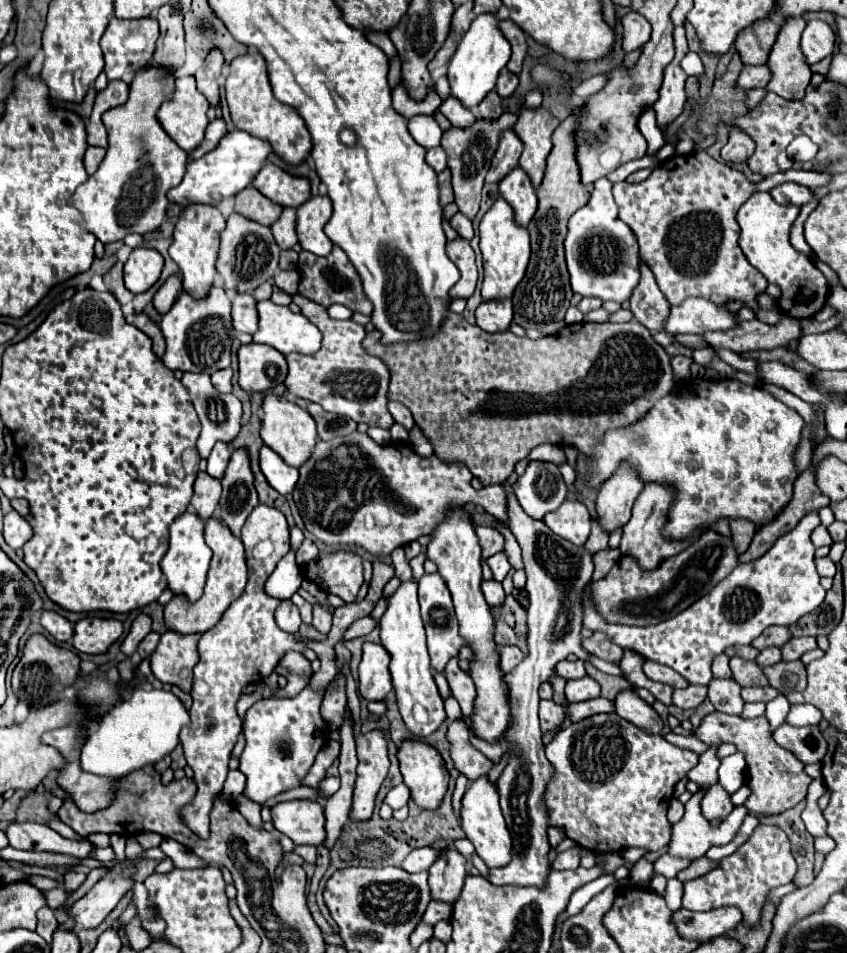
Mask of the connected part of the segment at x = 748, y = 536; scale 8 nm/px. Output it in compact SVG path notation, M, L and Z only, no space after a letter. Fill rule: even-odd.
M730 522L730 530L732 530L732 540L734 540L734 548L738 554L744 554L752 542L752 536L756 532L756 526L752 526L752 522Z

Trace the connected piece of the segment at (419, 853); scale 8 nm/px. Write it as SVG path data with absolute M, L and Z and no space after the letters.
M428 846L416 848L416 850L412 850L406 856L406 860L402 862L400 868L406 870L406 872L410 872L410 874L414 874L414 872L420 872L420 870L428 870L436 858L438 858L438 852L436 850L432 850Z

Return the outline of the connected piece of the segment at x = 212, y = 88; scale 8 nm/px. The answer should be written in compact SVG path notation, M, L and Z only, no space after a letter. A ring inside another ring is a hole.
M212 50L206 60L204 66L200 66L194 74L198 90L208 98L210 106L216 106L220 102L220 92L218 92L218 78L224 66L224 58L220 54L220 50Z

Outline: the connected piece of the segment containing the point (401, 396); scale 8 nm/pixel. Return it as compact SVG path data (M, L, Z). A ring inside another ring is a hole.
M448 312L446 318L442 320L442 326L440 330L430 336L430 338L422 338L422 340L416 340L416 342L396 342L396 344L382 344L380 342L382 334L378 330L372 330L366 334L364 338L364 348L368 350L368 354L372 356L378 356L382 358L390 372L392 372L392 378L390 378L390 390L388 390L388 398L390 400L396 400L396 402L402 402L414 416L414 422L422 428L424 436L430 440L432 448L434 448L434 454L444 460L444 462L454 462L454 460L460 460L468 466L468 470L484 484L484 486L490 486L490 484L500 484L504 482L512 472L514 472L514 466L516 462L524 460L532 448L540 446L540 444L556 444L556 446L576 446L582 454L590 454L592 446L596 442L600 442L604 430L608 428L620 428L620 426L628 426L632 422L636 422L638 418L642 418L660 398L664 398L672 388L674 388L674 374L672 374L672 366L670 366L670 356L664 352L664 348L652 338L650 330L646 326L642 326L640 322L632 320L632 322L626 322L626 324L590 324L590 322L580 322L580 324L572 324L572 326L564 326L560 332L552 334L552 336L544 336L540 340L530 340L530 338L518 338L514 336L512 332L496 332L496 334L488 334L484 332L482 328L478 328L476 324L468 324L464 320L464 316L460 314L454 314L454 312ZM602 376L606 376L606 384L600 384L596 386L596 382L602 382ZM596 386L594 390L584 390L584 388L590 388Z

